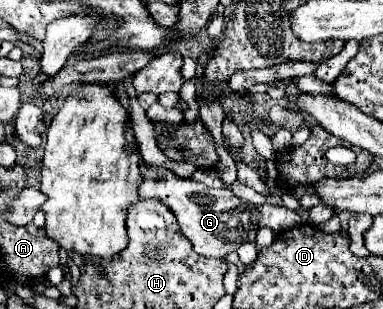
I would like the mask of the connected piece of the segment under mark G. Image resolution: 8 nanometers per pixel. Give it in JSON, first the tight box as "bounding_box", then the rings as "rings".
{"bounding_box":[139,164,299,258],"rings":[[[143,164],[143,176],[145,182],[139,188],[139,198],[161,198],[175,214],[181,232],[193,242],[193,250],[207,258],[225,258],[229,252],[235,252],[241,244],[253,242],[259,228],[269,226],[277,234],[299,224],[299,214],[295,210],[263,204],[255,206],[241,198],[237,198],[231,190],[215,190],[207,188],[201,182],[185,182],[183,178],[177,178],[171,170],[163,166],[149,166]]]}

